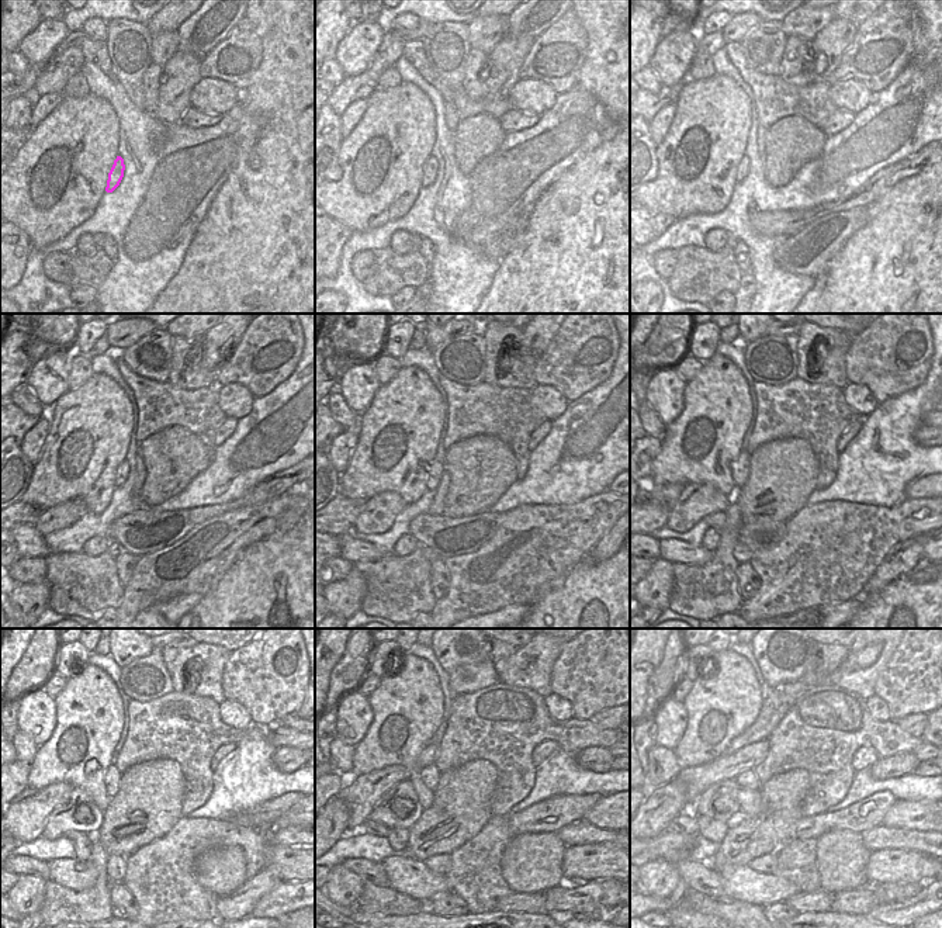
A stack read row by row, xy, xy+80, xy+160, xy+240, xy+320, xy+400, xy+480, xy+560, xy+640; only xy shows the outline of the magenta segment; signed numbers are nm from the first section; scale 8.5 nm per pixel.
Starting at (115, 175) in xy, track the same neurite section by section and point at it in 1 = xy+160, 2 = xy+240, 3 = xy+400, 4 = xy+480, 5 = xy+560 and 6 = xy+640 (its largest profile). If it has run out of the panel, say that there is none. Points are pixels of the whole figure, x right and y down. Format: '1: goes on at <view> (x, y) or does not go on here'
1: goes on at xy+160 (743, 169)
2: goes on at xy+240 (121, 473)
3: goes on at xy+400 (740, 468)
4: goes on at xy+480 (113, 776)
5: goes on at xy+560 (429, 775)
6: goes on at xy+640 (747, 779)

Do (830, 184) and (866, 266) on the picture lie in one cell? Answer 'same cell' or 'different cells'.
different cells

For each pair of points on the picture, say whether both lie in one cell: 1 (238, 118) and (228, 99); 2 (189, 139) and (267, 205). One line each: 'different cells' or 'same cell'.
1: different cells
2: different cells

